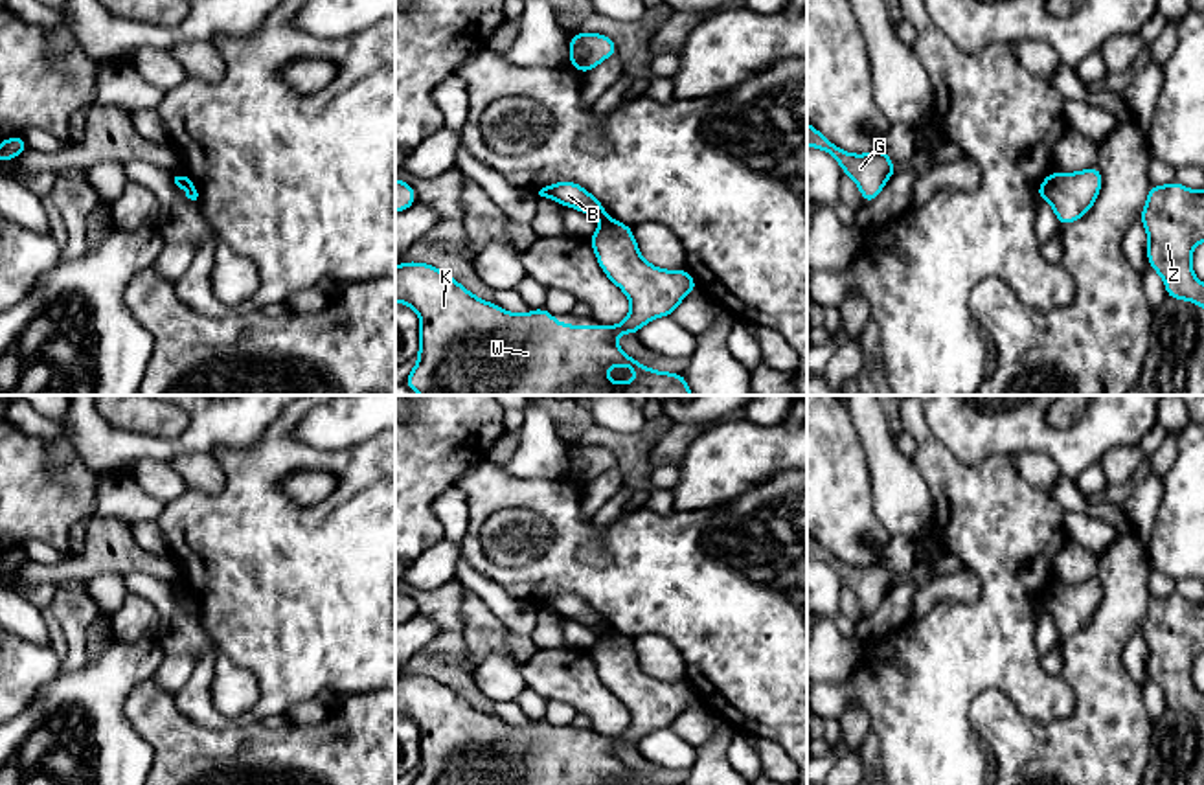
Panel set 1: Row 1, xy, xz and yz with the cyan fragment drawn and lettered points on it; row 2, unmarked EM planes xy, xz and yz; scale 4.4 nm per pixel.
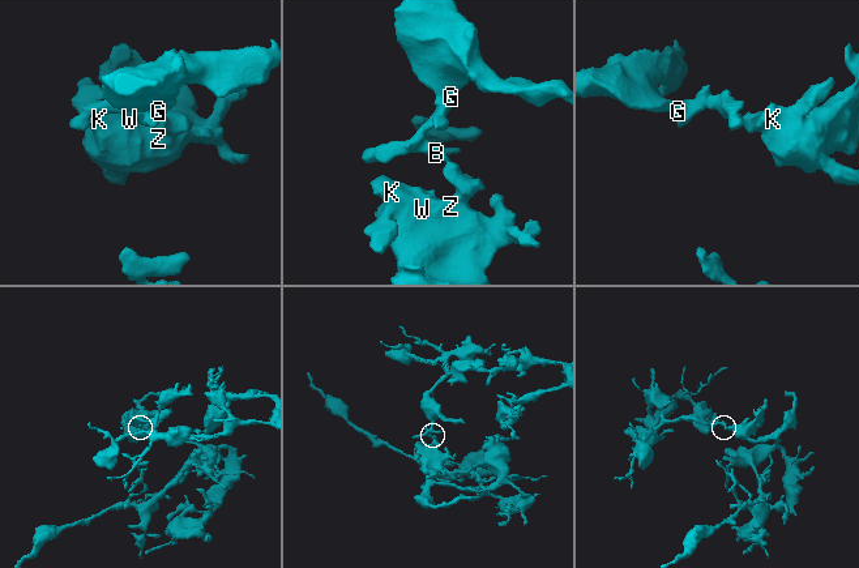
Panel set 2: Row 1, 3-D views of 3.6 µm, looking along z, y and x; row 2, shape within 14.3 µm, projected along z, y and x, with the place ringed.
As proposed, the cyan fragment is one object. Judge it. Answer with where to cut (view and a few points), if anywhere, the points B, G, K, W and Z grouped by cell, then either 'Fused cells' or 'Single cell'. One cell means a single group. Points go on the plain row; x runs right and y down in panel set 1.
Split along xz (607, 627), (603, 631). Groups: B G / K W Z. Fused cells

